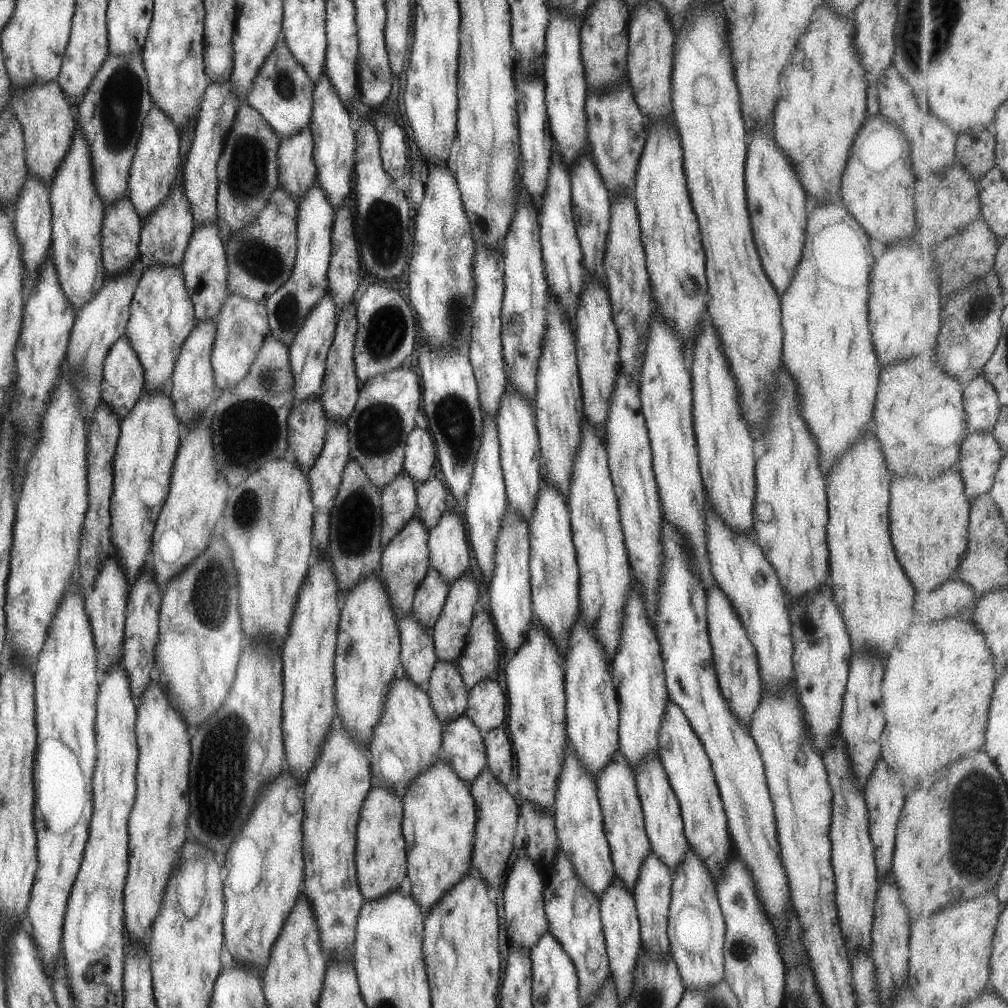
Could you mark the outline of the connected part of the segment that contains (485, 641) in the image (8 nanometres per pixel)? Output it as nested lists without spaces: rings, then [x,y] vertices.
[[[487,612],[473,614],[465,646],[455,662],[461,680],[467,688],[475,686],[480,680],[494,678],[501,655],[495,625]]]

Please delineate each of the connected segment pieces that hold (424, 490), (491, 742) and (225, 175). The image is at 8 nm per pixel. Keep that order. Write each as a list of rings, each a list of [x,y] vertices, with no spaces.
[[[432,475],[425,482],[416,484],[414,515],[423,522],[427,532],[439,522],[439,517],[443,514],[449,499],[447,493],[447,488]]]
[[[506,723],[486,732],[483,736],[486,754],[486,767],[491,770],[495,780],[505,787],[511,778],[513,751]]]
[[[247,104],[240,105],[231,120],[228,136],[216,164],[216,221],[219,236],[224,242],[239,232],[247,222],[259,214],[267,204],[271,192],[278,185],[278,166],[276,152],[278,138],[271,126]]]

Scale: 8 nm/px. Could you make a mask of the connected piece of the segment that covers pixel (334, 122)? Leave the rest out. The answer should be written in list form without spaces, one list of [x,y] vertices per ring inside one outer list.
[[[325,73],[319,76],[317,84],[312,91],[312,111],[309,122],[311,140],[313,140],[313,162],[316,166],[316,179],[323,196],[327,196],[333,210],[341,208],[344,199],[351,190],[351,174],[354,169],[353,153],[356,142],[354,140],[353,118],[341,104],[339,96],[333,92],[331,82]]]

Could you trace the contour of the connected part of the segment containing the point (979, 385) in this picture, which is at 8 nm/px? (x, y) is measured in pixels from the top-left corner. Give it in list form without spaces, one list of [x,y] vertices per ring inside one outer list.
[[[979,376],[964,389],[969,434],[991,432],[1002,414],[1002,401],[994,384],[986,376]]]

